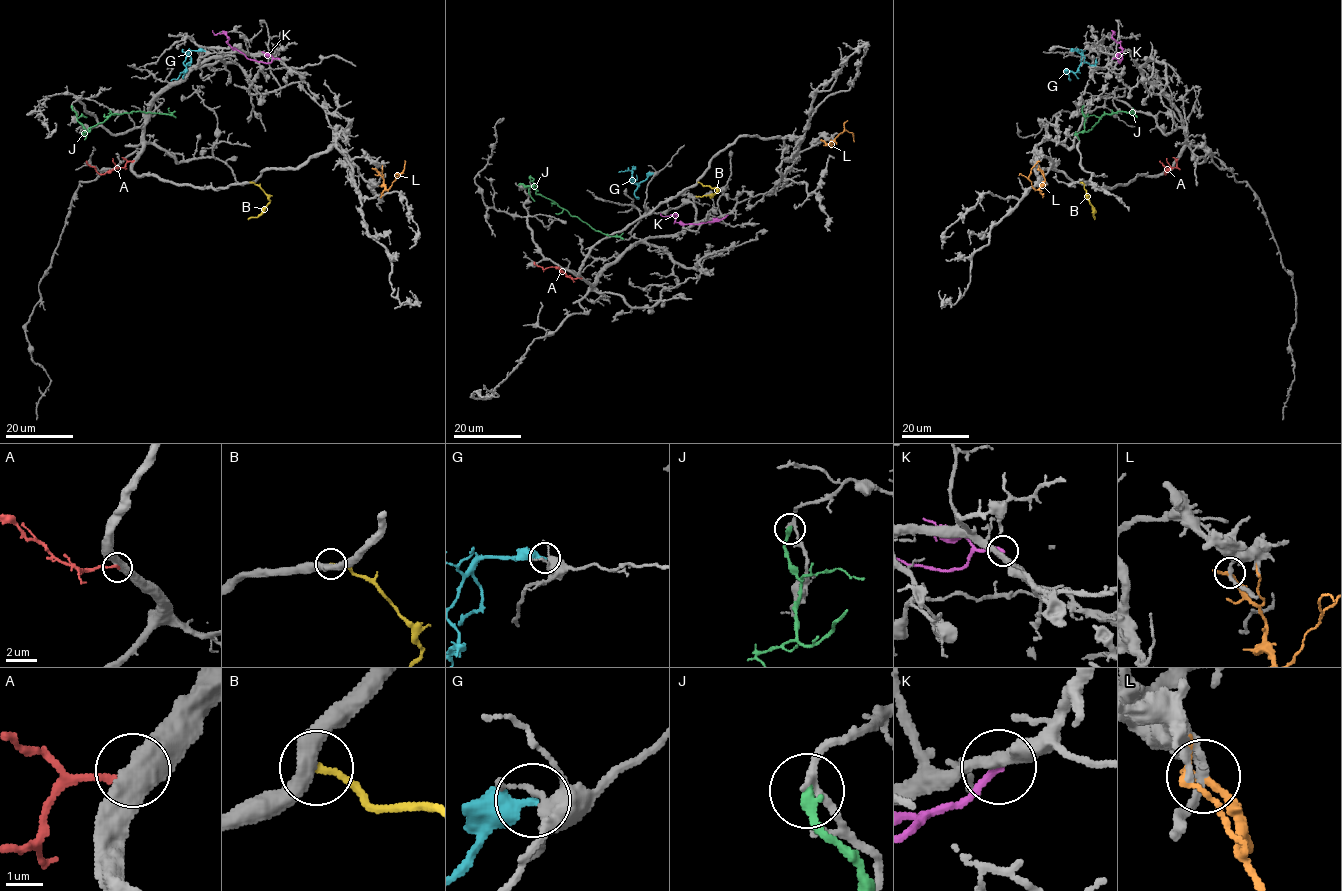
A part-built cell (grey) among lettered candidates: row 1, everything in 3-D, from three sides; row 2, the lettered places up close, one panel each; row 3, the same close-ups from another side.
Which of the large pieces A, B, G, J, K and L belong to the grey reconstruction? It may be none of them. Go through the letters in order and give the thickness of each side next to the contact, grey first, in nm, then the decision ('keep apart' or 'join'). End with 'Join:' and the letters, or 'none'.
A: 500/190 nm | join
B: 420/180 nm | keep apart
G: 360/440 nm | keep apart
J: 180/300 nm | keep apart
K: 360/180 nm | keep apart
L: 220/280 nm | keep apart
Join: A

